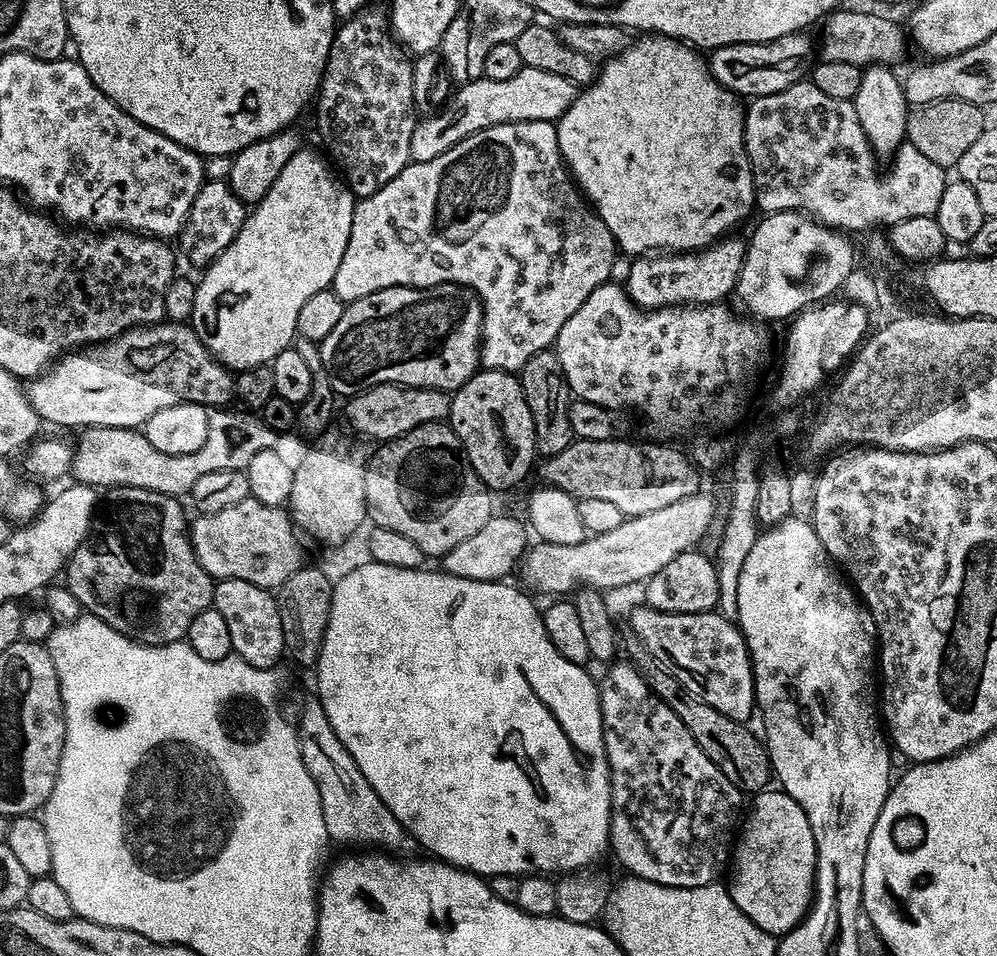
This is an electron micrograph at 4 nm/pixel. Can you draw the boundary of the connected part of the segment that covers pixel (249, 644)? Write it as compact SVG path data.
M238 578L216 580L212 589L212 602L218 614L226 618L235 655L250 662L250 666L271 669L277 667L276 663L280 659L285 659L282 618L278 614L275 595L269 589L259 588L250 582L242 582Z

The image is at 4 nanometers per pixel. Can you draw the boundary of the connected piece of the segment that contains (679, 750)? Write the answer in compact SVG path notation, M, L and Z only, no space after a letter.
M613 663L604 680L602 676L599 681L612 795L611 855L616 855L625 873L660 885L697 888L713 884L720 878L730 852L734 850L744 808L742 793L718 766L714 766L714 762L710 762L710 758L706 758L706 754L702 754L702 746L690 738L690 730L682 726L682 718L678 718L678 714L654 694L636 665L620 663Z

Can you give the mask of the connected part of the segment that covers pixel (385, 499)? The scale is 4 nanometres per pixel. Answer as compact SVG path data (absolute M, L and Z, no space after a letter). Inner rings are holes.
M451 423L423 424L377 448L366 470L368 520L375 527L398 530L422 546L425 557L442 558L490 522L493 493L470 466Z

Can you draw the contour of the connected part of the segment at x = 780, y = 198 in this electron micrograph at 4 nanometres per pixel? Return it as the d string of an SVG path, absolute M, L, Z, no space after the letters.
M808 78L799 80L794 86L786 86L786 90L778 90L778 94L757 96L747 105L744 113L744 149L752 167L752 184L756 187L755 207L759 211L761 208L764 214L803 212L827 228L857 234L879 229L876 228L879 224L897 224L902 222L902 218L935 216L938 202L942 202L946 172L938 166L938 162L930 162L926 154L914 150L912 144L905 142L891 157L889 164L892 165L888 172L879 176L872 147L864 139L862 122L858 122L852 102L829 98Z

